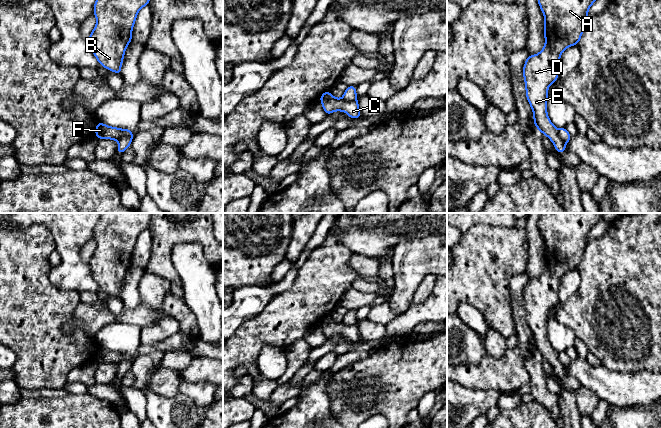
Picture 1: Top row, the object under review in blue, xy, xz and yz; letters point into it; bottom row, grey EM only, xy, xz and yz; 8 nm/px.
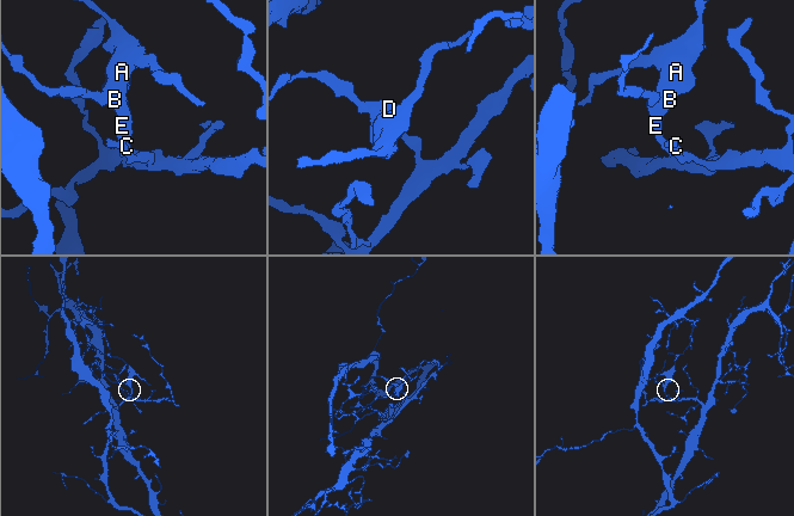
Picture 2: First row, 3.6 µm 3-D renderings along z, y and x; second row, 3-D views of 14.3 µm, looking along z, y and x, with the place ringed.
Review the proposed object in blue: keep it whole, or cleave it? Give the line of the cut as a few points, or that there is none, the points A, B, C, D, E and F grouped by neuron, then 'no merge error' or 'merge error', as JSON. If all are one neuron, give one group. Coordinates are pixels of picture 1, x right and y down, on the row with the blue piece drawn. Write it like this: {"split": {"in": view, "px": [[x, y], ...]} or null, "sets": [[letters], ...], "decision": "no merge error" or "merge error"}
{"split": {"in": "yz", "px": [[557, 130], [557, 134], [564, 145]]}, "sets": [["A", "B", "D", "E"], ["C", "F"]], "decision": "merge error"}

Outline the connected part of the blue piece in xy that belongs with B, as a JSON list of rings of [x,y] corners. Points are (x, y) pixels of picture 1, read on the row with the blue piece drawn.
[[[96,0],[93,14],[97,19],[96,26],[88,37],[90,47],[98,62],[106,69],[121,75],[124,53],[132,40],[132,29],[139,10],[148,5],[150,0]]]

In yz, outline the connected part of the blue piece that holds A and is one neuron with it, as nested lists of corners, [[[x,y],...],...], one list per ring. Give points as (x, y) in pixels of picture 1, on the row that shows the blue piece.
[[[537,0],[545,17],[545,46],[535,55],[529,55],[523,67],[526,98],[534,113],[533,122],[538,130],[545,134],[560,154],[566,151],[564,142],[558,135],[558,129],[547,115],[547,97],[549,86],[558,79],[558,68],[562,52],[573,45],[578,45],[588,20],[588,10],[596,0]]]

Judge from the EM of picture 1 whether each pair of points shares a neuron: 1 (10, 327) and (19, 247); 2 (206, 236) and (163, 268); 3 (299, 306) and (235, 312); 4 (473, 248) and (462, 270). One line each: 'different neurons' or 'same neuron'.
1: same neuron
2: same neuron
3: different neurons
4: same neuron

